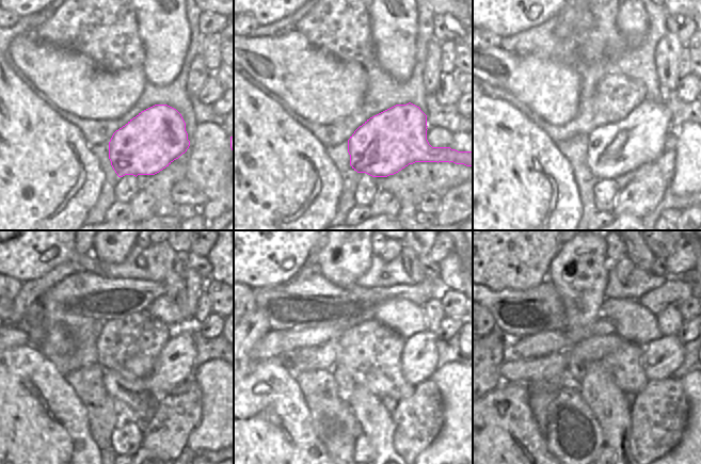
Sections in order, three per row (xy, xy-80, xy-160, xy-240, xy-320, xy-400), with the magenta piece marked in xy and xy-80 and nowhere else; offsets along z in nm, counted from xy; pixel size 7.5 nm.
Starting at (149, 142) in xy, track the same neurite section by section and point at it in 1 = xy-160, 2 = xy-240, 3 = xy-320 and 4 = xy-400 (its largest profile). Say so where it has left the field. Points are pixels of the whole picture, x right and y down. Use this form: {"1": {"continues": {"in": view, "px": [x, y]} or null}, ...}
{"1": {"continues": {"in": "xy-160", "px": [612, 149]}}, "2": {"continues": {"in": "xy-240", "px": [175, 364]}}, "3": {"continues": {"in": "xy-320", "px": [419, 356]}}, "4": {"continues": {"in": "xy-400", "px": [662, 357]}}}

